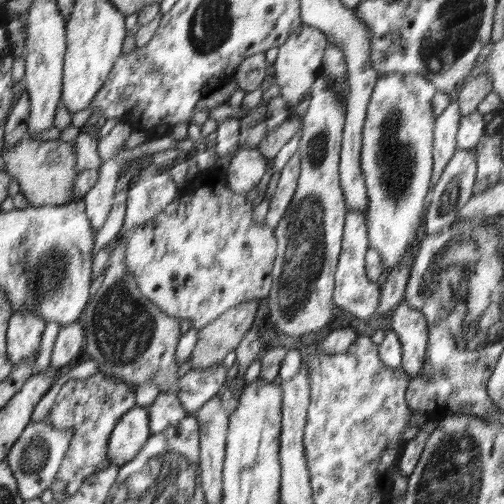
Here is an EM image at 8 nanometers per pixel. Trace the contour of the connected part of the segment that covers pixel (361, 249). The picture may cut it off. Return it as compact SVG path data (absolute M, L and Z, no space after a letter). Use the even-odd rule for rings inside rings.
M347 211L343 228L341 252L335 270L335 287L333 290L333 304L338 308L351 312L361 319L369 319L375 315L376 307L381 295L381 287L377 282L368 280L365 271L365 255L369 248L367 238L367 222L360 211Z

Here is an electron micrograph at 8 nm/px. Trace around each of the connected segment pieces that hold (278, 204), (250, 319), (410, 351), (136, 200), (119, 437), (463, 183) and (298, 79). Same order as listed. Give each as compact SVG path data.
M296 152L284 166L280 174L278 188L271 196L270 208L265 216L265 223L272 230L279 224L291 203L291 198L295 194L296 186L298 186L298 176L300 176L300 159L298 152Z
M259 299L248 300L229 308L224 314L216 317L210 324L204 325L198 331L198 342L192 351L190 362L191 368L201 369L211 367L213 364L222 363L224 357L228 352L236 350L244 335L254 325L254 318L256 318L256 311L258 310Z
M403 300L392 316L392 330L398 335L402 347L401 368L414 379L423 372L429 337L427 319L415 308L410 308Z
M166 168L161 172L151 171L138 177L132 182L127 192L127 207L123 230L133 229L139 224L150 220L153 216L156 216L156 213L164 210L176 196L178 196L177 190L173 187Z
M136 405L116 424L116 432L112 431L112 444L108 444L108 460L111 464L122 466L130 463L139 451L146 446L150 432L148 407Z
M474 149L456 150L449 160L446 169L442 171L438 183L434 186L428 195L429 207L426 210L424 228L427 234L436 234L436 232L446 229L455 222L459 210L468 202L468 199L474 194L474 184L477 172L477 155Z
M300 25L282 46L278 47L278 55L273 62L274 82L280 87L280 97L290 106L298 105L309 94L312 83L322 72L323 54L327 47L327 36L317 28L308 25Z

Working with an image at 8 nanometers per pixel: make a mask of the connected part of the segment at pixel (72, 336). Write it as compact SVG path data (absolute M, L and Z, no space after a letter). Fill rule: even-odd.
M81 322L61 326L51 352L51 366L59 370L74 358L80 357L84 340L85 332Z

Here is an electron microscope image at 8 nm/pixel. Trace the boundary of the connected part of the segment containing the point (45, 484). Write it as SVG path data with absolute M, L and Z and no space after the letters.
M44 421L40 423L28 423L26 430L16 440L6 458L18 480L19 492L24 500L32 500L41 496L42 492L50 488L56 478L65 452L71 441L71 432L58 430Z

